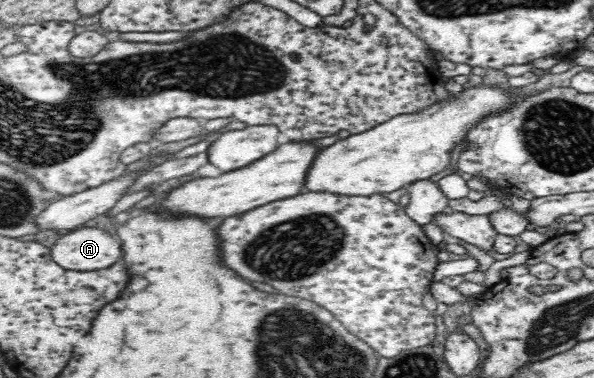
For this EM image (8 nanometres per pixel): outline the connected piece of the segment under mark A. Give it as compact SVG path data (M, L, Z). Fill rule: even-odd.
M85 227L78 230L73 229L60 236L50 248L50 256L63 269L90 272L108 268L120 261L122 251L120 239L110 235L109 230Z

